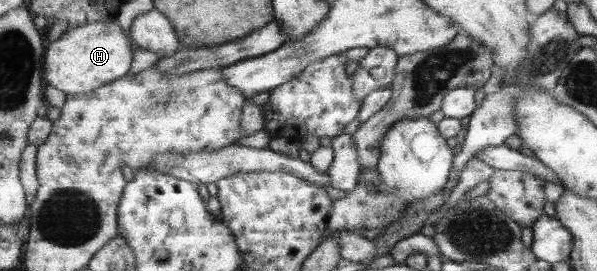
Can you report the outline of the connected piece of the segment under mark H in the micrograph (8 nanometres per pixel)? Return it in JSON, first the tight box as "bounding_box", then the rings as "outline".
{"bounding_box":[44,19,133,95],"outline":[[[116,19],[93,22],[77,28],[68,28],[56,41],[49,44],[44,60],[45,85],[75,95],[97,90],[122,79],[133,64],[133,48]]]}

